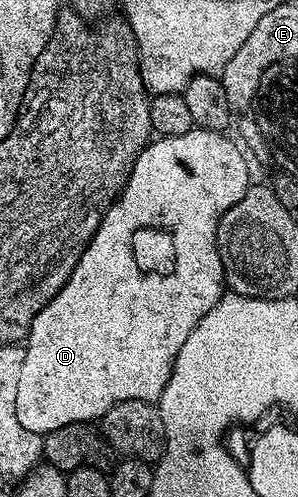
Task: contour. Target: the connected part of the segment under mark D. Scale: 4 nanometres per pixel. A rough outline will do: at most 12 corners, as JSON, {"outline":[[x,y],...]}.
{"outline":[[221,131],[148,143],[22,348],[44,436],[158,404],[225,294],[252,182]]}

